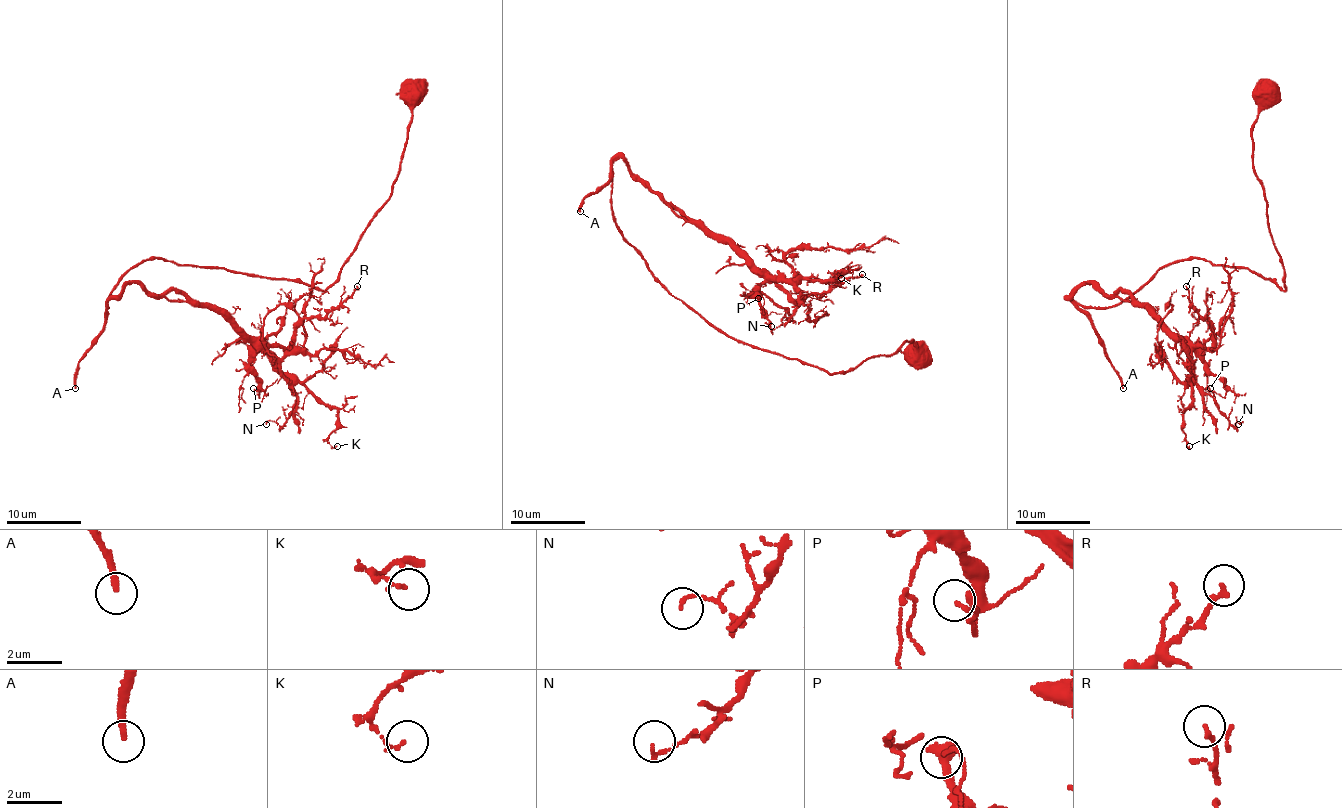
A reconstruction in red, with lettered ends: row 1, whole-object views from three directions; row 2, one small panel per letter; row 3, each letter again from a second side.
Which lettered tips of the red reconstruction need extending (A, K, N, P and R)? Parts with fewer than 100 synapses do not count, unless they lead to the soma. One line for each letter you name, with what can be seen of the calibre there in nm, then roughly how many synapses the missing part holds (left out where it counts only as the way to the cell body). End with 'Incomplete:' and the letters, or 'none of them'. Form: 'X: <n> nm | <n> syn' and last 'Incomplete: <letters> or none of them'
A: 240 nm | 300 syn
Incomplete: A

